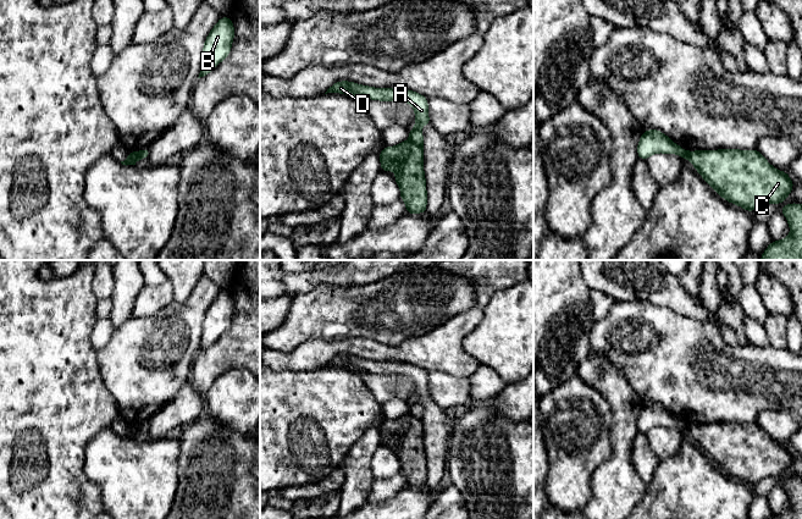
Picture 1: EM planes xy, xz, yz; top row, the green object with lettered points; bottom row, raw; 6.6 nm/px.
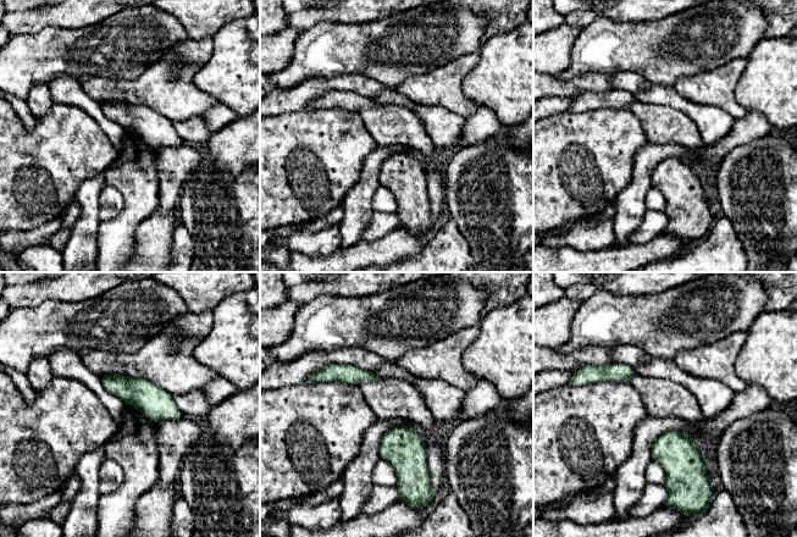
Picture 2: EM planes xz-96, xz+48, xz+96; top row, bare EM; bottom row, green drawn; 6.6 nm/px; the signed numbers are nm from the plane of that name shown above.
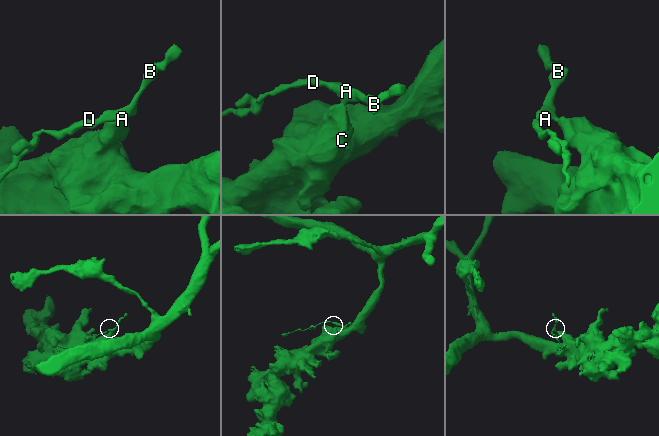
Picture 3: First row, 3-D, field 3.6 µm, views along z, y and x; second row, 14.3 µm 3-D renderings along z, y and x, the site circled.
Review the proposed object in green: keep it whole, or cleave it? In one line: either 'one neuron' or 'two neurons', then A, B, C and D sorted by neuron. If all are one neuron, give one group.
two neurons; groups A B D / C

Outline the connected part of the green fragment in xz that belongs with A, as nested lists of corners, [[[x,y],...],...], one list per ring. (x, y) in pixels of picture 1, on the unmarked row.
[[[349,354],[334,355],[325,368],[327,366],[347,368],[356,372],[363,370],[370,374],[404,375],[410,377],[415,385],[415,401],[409,404],[409,414],[417,419],[424,418],[421,399],[431,399],[431,394],[427,371],[420,366],[405,361],[374,361]]]

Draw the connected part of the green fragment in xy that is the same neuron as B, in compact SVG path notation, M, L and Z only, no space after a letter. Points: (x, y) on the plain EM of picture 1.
M229 289L220 291L208 308L201 325L201 341L199 350L209 348L231 326L234 313L234 298Z

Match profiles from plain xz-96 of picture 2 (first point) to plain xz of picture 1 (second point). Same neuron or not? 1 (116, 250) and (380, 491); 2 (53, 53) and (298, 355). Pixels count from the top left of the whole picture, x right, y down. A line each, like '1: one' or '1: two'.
1: one
2: two

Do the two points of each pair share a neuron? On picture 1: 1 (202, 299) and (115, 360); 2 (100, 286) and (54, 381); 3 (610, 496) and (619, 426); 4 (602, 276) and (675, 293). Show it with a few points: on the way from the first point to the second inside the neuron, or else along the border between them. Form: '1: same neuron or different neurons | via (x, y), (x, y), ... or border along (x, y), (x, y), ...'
1: same neuron | via (180, 321), (158, 343), (143, 343), (137, 349)
2: different neurons | border along (93, 272), (93, 292), (99, 299)
3: same neuron | via (617, 479), (619, 470), (619, 443)
4: same neuron | via (620, 276), (641, 276), (657, 286)

